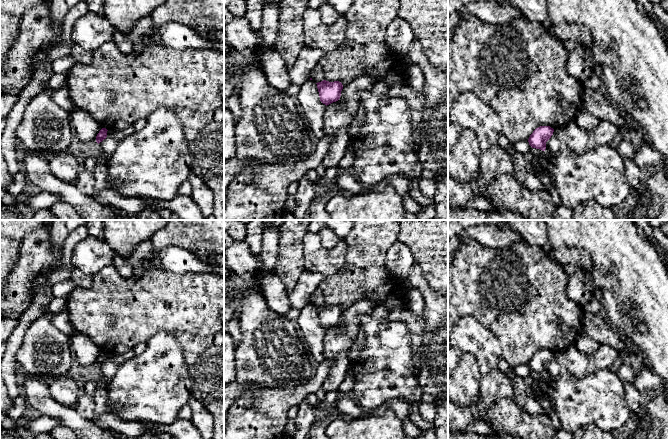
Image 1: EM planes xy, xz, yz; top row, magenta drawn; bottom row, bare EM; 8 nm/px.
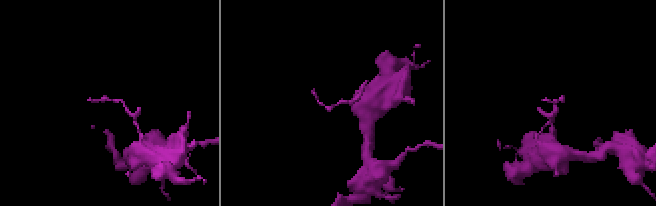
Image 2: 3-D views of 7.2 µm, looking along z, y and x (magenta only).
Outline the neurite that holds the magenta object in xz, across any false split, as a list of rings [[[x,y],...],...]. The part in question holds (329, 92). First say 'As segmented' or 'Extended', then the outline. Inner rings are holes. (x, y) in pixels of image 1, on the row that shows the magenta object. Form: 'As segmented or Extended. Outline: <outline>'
As segmented. Outline: [[[323,80],[316,83],[320,101],[326,106],[340,99],[343,85],[339,81],[329,82]]]

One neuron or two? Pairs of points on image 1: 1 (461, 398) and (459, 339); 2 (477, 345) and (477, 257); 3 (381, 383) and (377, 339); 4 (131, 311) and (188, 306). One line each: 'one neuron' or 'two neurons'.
1: two neurons
2: two neurons
3: one neuron
4: one neuron

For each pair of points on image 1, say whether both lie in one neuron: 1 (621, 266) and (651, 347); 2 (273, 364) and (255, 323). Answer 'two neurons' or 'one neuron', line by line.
1: one neuron
2: one neuron

